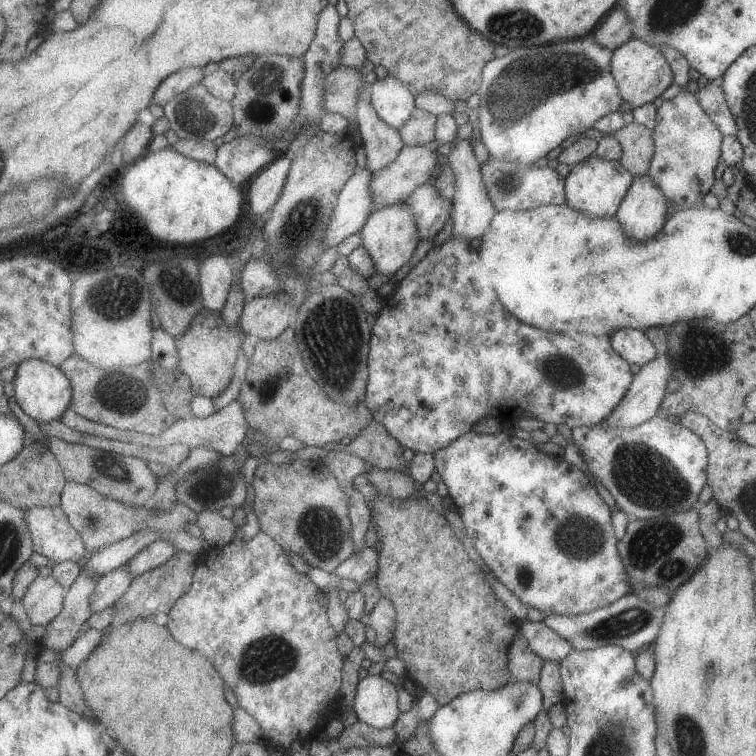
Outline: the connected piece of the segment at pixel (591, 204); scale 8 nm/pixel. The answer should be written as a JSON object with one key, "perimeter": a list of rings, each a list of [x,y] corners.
{"perimeter":[[[593,153],[585,161],[574,164],[566,176],[566,204],[571,208],[589,214],[591,217],[609,218],[614,216],[621,199],[631,184],[632,177],[632,174],[628,173],[619,161],[603,160]]]}

